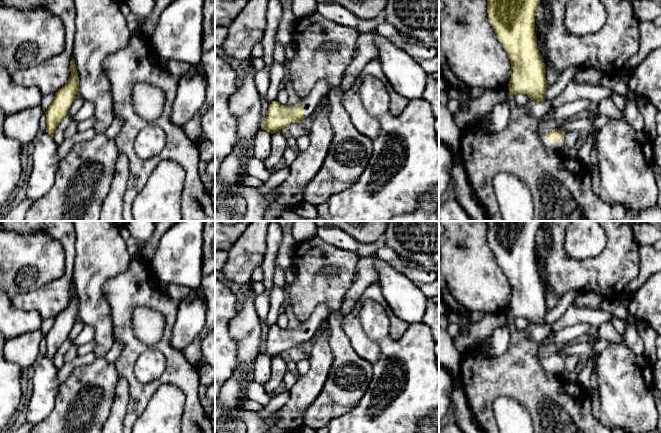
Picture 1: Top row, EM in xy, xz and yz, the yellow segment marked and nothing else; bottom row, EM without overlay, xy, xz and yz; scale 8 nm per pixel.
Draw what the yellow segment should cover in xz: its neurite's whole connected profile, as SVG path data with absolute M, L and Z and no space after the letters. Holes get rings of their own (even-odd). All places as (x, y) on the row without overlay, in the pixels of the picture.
M325 304L316 307L311 317L301 321L299 326L291 330L282 329L277 324L273 325L268 332L264 349L261 353L271 358L287 351L288 349L312 340L319 327L327 321L330 312Z

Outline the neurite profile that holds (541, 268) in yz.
M537 263L537 270L540 277L540 280L546 289L547 287L547 276L546 276L546 266L542 263Z

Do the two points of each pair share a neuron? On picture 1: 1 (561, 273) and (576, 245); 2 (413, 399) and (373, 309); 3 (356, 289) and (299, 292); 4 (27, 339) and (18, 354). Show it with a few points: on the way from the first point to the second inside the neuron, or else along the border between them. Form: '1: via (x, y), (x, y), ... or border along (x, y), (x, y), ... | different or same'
1: border along (564, 234), (564, 251), (570, 257), (594, 257) | different
2: via (409, 377), (406, 362), (381, 337), (378, 331) | same
3: border along (356, 267), (354, 280), (338, 310) | different
4: via (27, 343), (22, 350) | same

